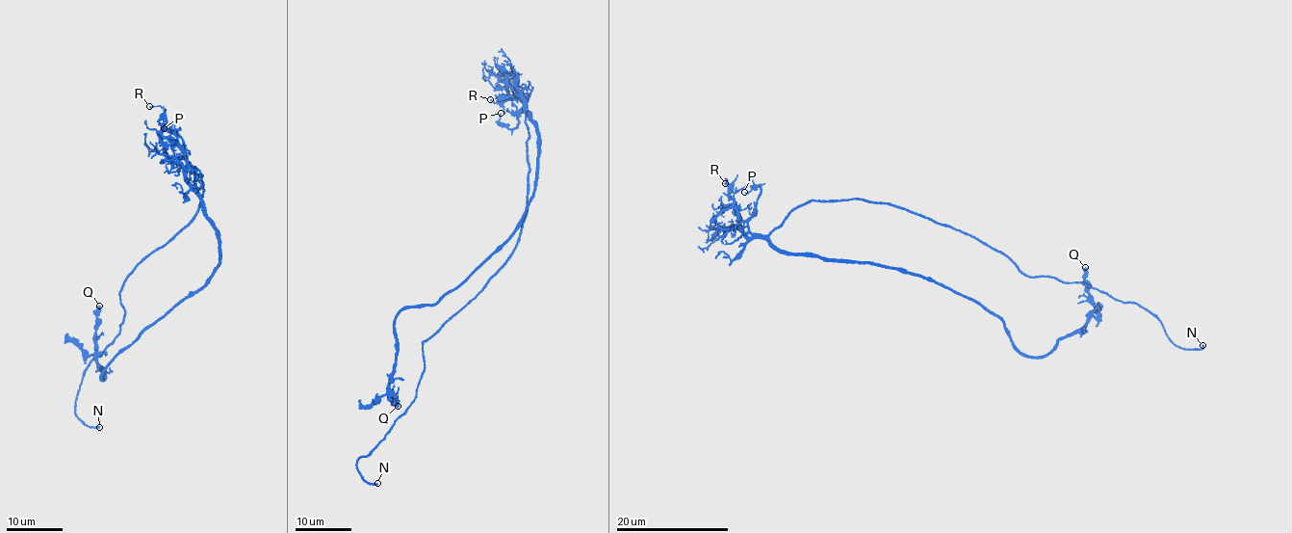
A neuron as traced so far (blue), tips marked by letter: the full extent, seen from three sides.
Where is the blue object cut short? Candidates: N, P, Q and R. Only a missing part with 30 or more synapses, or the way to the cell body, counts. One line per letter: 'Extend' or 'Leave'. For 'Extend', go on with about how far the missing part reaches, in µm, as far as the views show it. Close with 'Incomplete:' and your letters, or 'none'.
N: Extend. Missing length about 7 µm
P: Leave
Q: Leave
R: Leave
Incomplete: N

